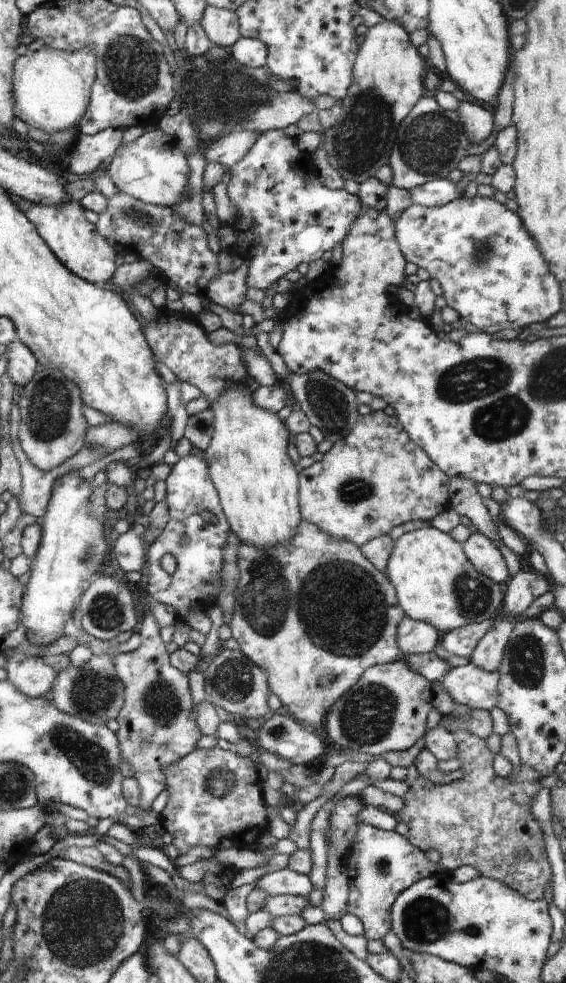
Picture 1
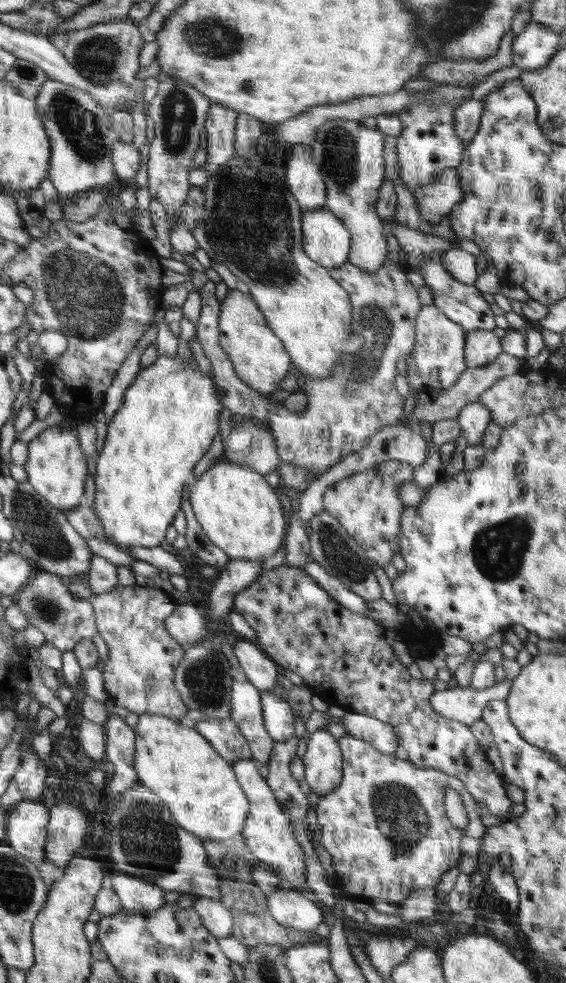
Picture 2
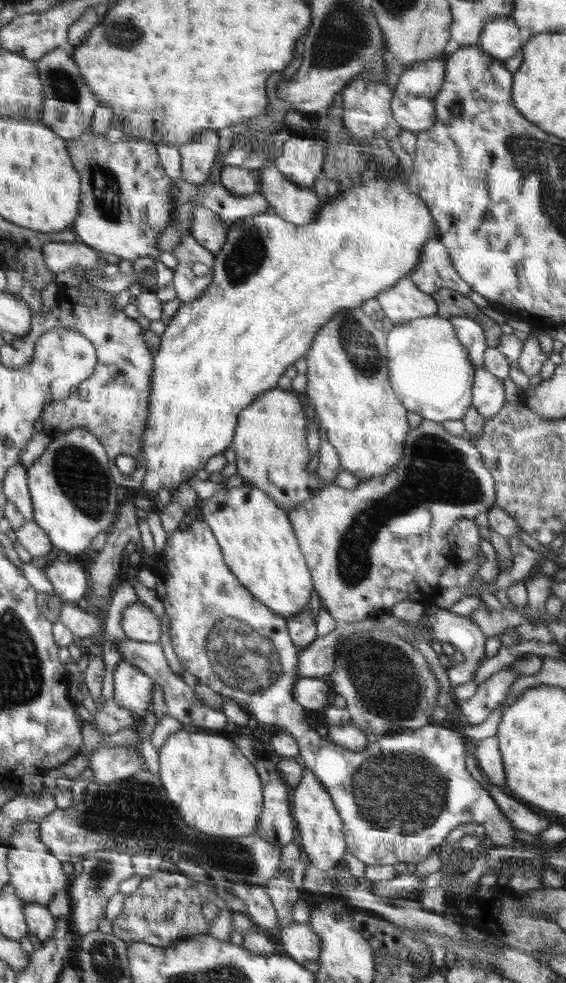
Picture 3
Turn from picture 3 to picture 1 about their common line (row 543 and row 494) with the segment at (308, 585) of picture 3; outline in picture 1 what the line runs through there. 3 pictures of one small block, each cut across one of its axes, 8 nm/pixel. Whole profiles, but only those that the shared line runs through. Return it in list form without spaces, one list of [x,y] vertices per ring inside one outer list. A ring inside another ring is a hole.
[[[242,383],[230,386],[212,406],[214,414],[212,440],[204,451],[204,460],[208,462],[208,474],[212,478],[220,504],[231,531],[246,546],[256,546],[260,550],[284,546],[298,534],[302,522],[298,496],[299,472],[294,468],[288,456],[288,444],[293,439],[285,421],[278,415],[270,414],[254,404],[252,394]]]

